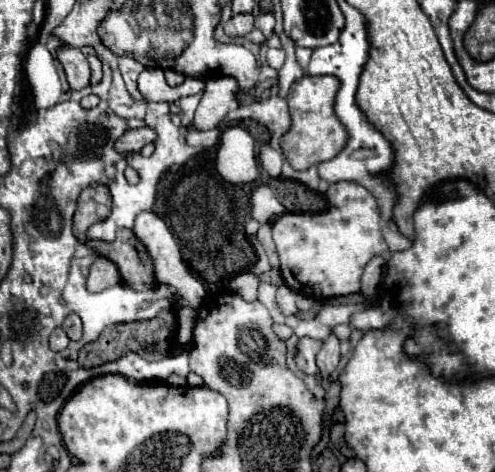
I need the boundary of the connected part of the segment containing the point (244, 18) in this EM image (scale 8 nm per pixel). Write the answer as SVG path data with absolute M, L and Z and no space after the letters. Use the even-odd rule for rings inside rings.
M235 14L227 24L225 24L225 34L235 38L235 36L245 36L247 32L253 30L253 14Z

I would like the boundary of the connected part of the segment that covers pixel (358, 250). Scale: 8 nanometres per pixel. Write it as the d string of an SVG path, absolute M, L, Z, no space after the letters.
M335 182L327 190L329 208L323 214L283 214L273 224L273 240L281 260L281 276L297 294L323 300L361 290L365 264L375 256L391 258L381 234L381 214L375 196L357 182Z

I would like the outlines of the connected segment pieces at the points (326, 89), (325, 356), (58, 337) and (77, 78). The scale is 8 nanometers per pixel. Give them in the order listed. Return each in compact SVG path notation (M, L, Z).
M303 76L293 82L287 102L291 112L291 128L281 136L283 158L293 170L307 170L315 164L335 158L347 144L349 134L335 114L335 96L341 82L335 76Z
M329 334L329 338L323 342L323 348L317 354L317 366L319 366L323 386L329 386L329 376L337 368L339 358L341 358L339 356L339 340L333 334Z
M55 328L55 330L51 332L51 336L49 336L49 346L51 346L51 350L61 352L61 350L67 348L67 344L69 344L69 338L67 338L67 334L63 332L63 328Z
M67 44L59 46L57 60L63 64L63 70L65 70L65 76L67 76L71 90L83 90L89 84L91 70L89 70L85 54L79 48L67 46Z

